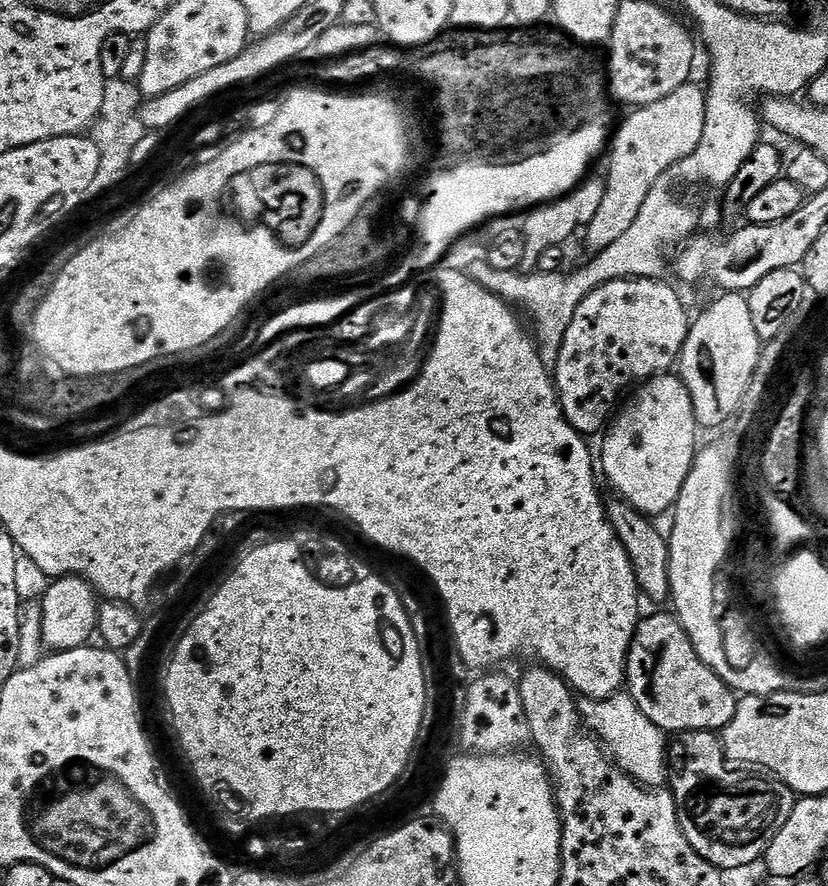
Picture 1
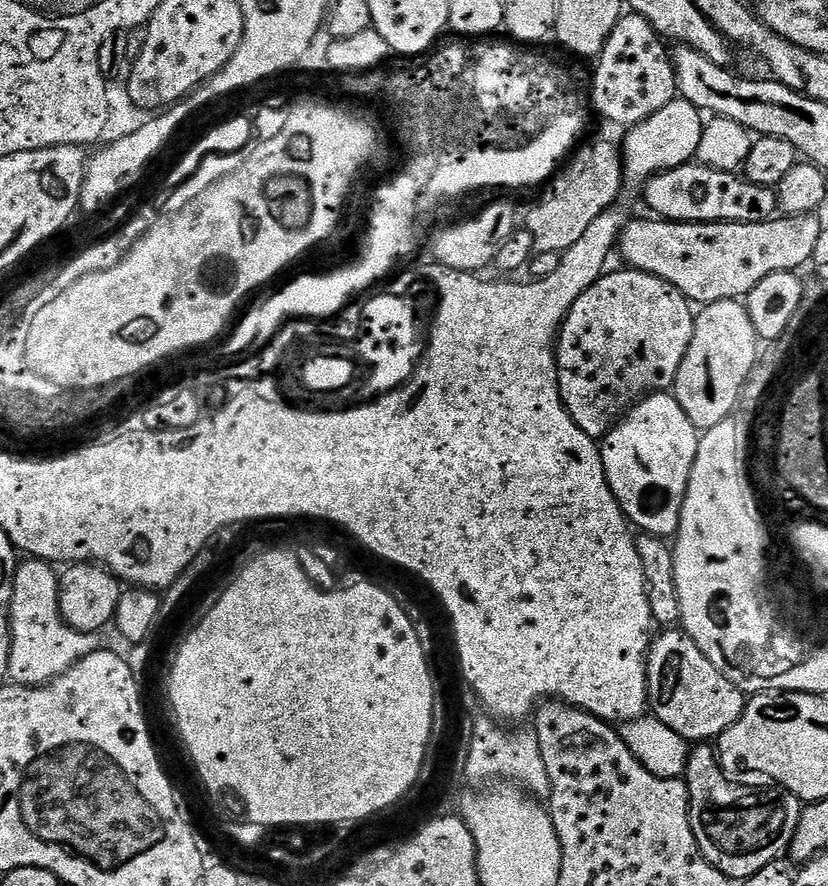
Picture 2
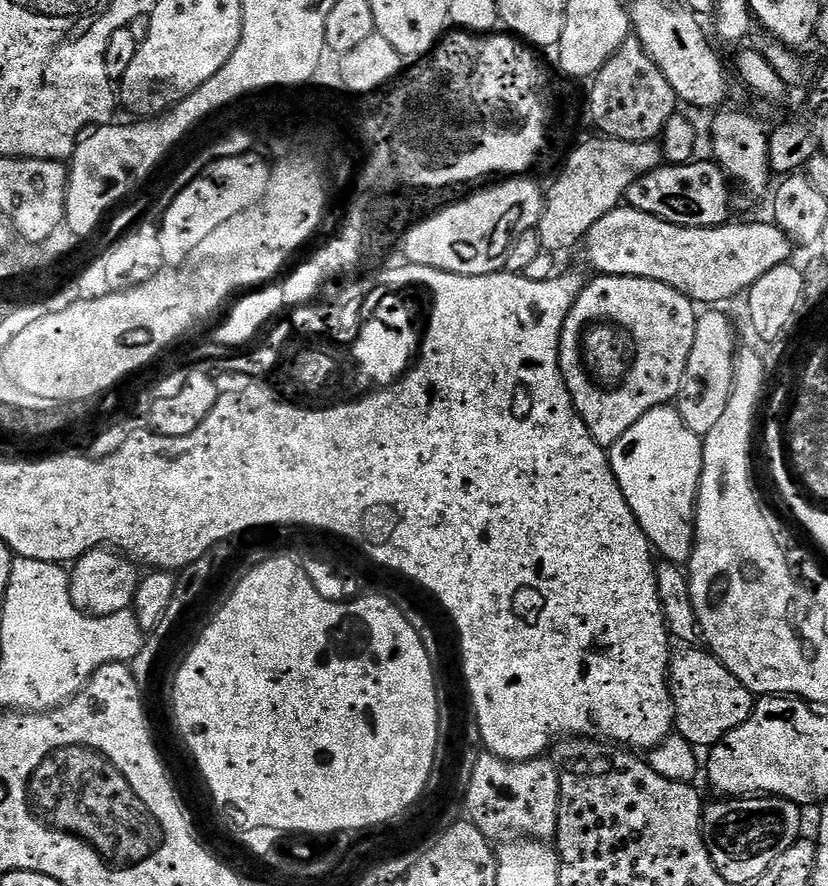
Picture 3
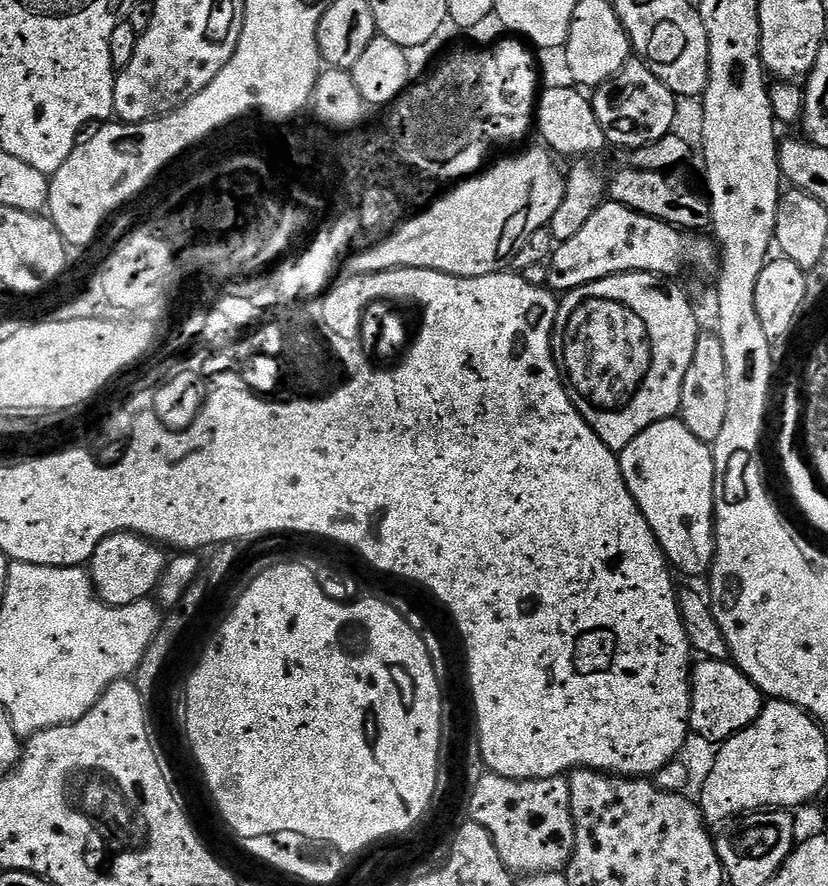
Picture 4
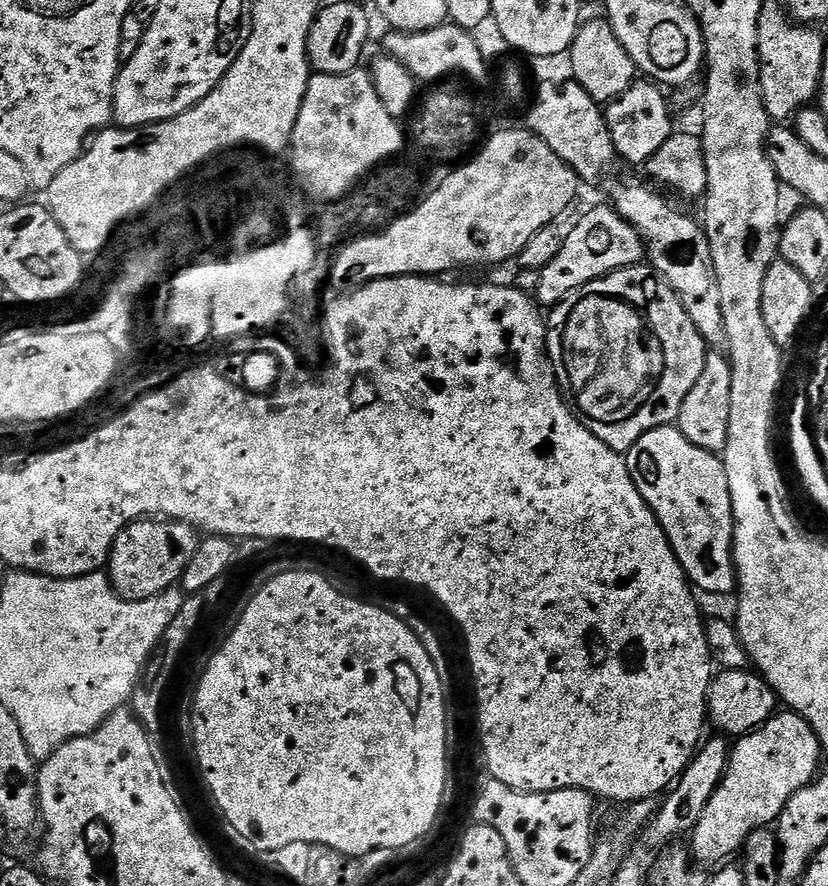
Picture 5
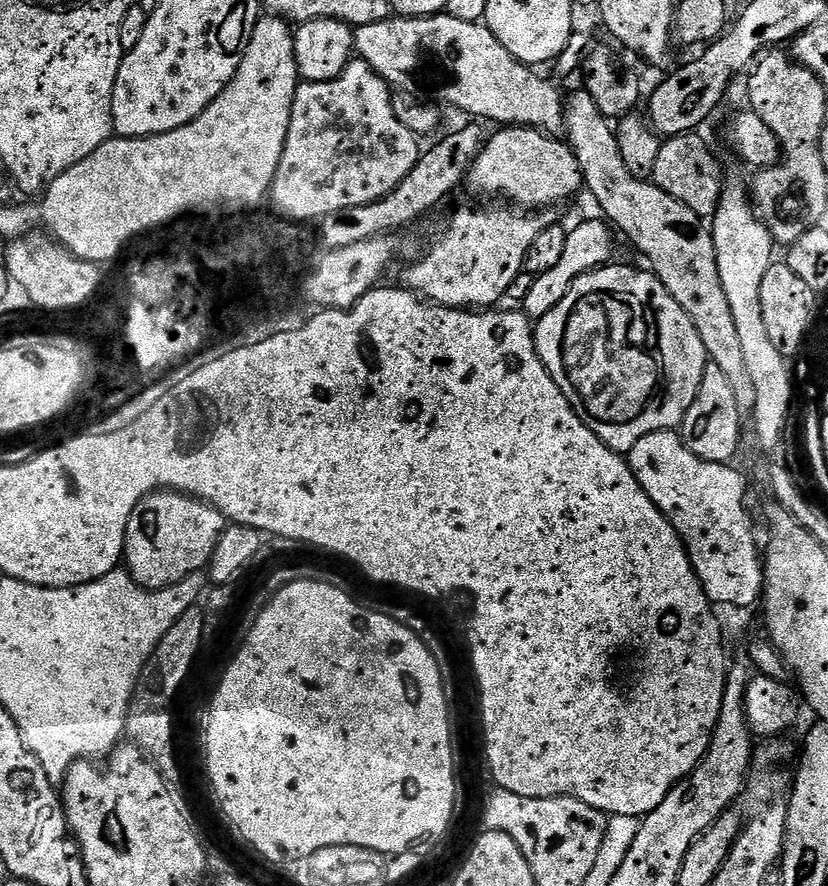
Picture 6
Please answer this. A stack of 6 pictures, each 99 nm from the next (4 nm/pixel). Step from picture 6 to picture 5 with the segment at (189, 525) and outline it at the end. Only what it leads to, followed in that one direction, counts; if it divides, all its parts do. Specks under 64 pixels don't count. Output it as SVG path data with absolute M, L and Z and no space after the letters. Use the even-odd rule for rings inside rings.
M145 518L128 524L118 534L112 553L108 555L106 571L113 590L124 600L145 600L179 585L200 541L197 529L183 524L181 520Z

